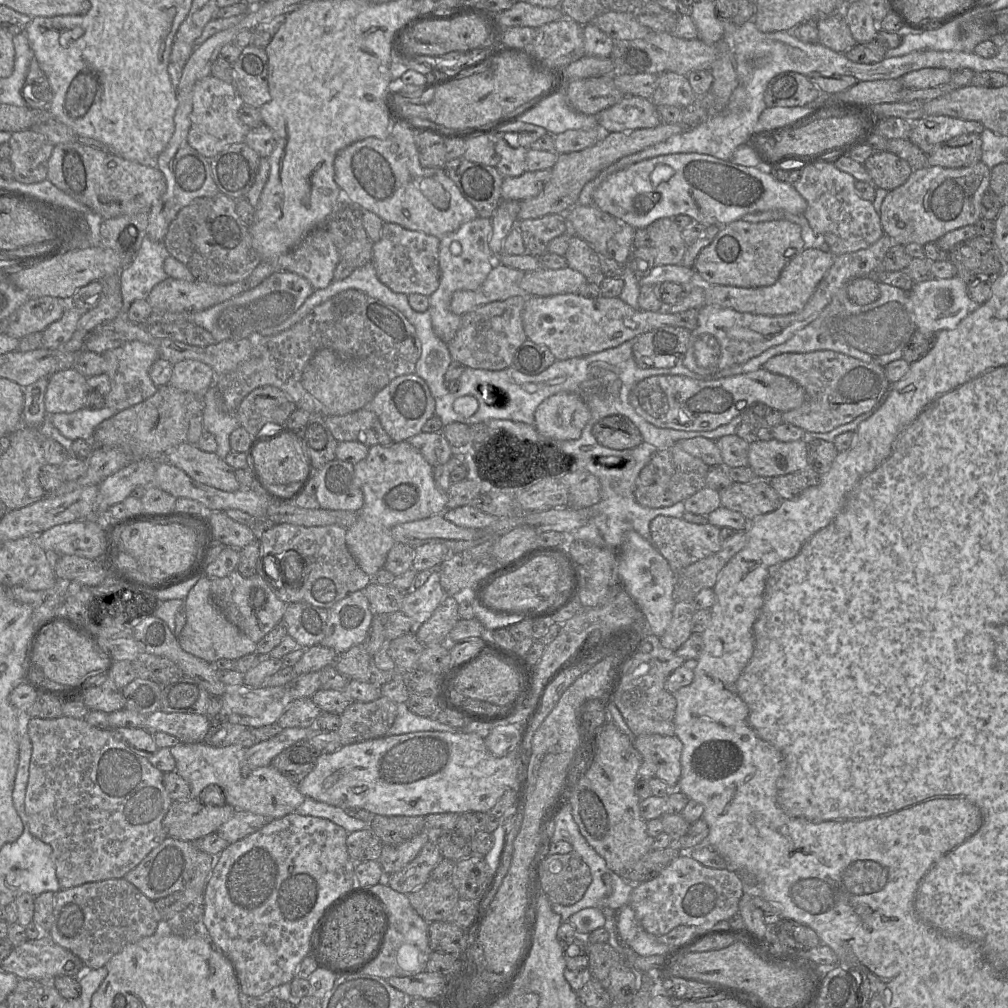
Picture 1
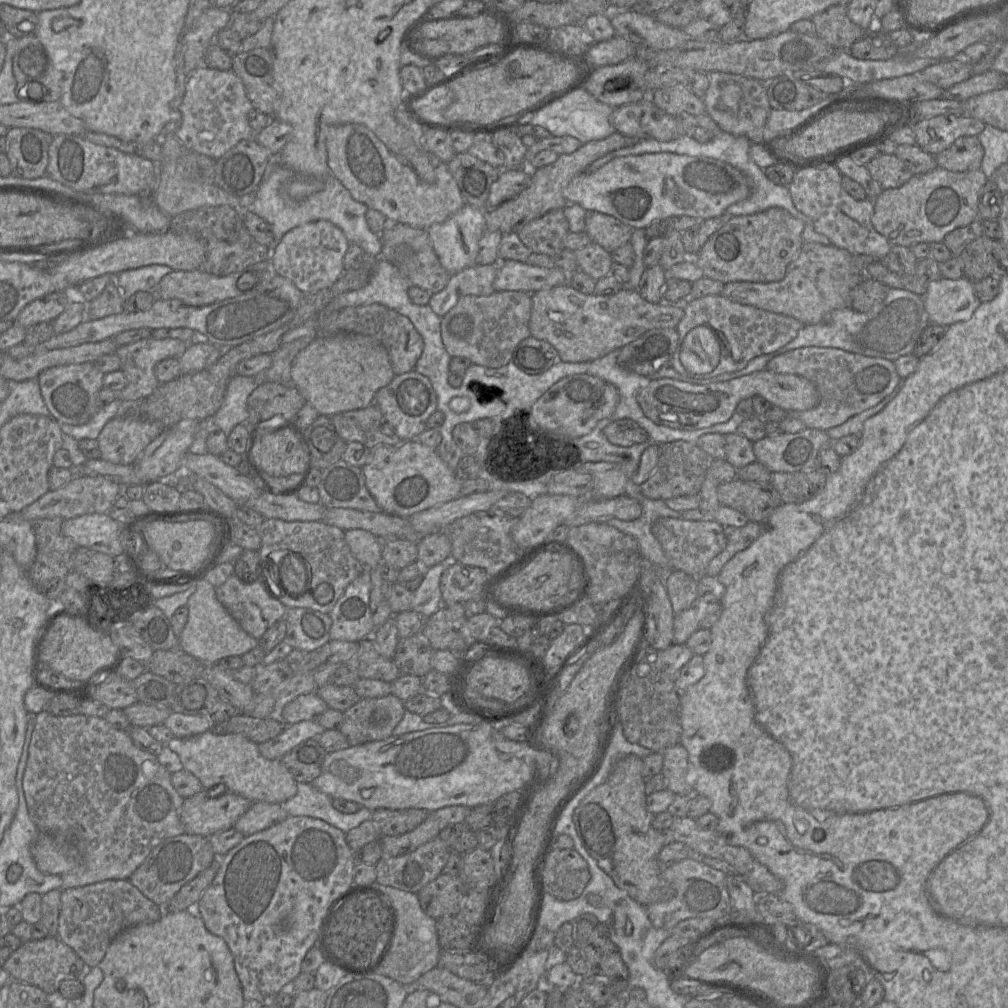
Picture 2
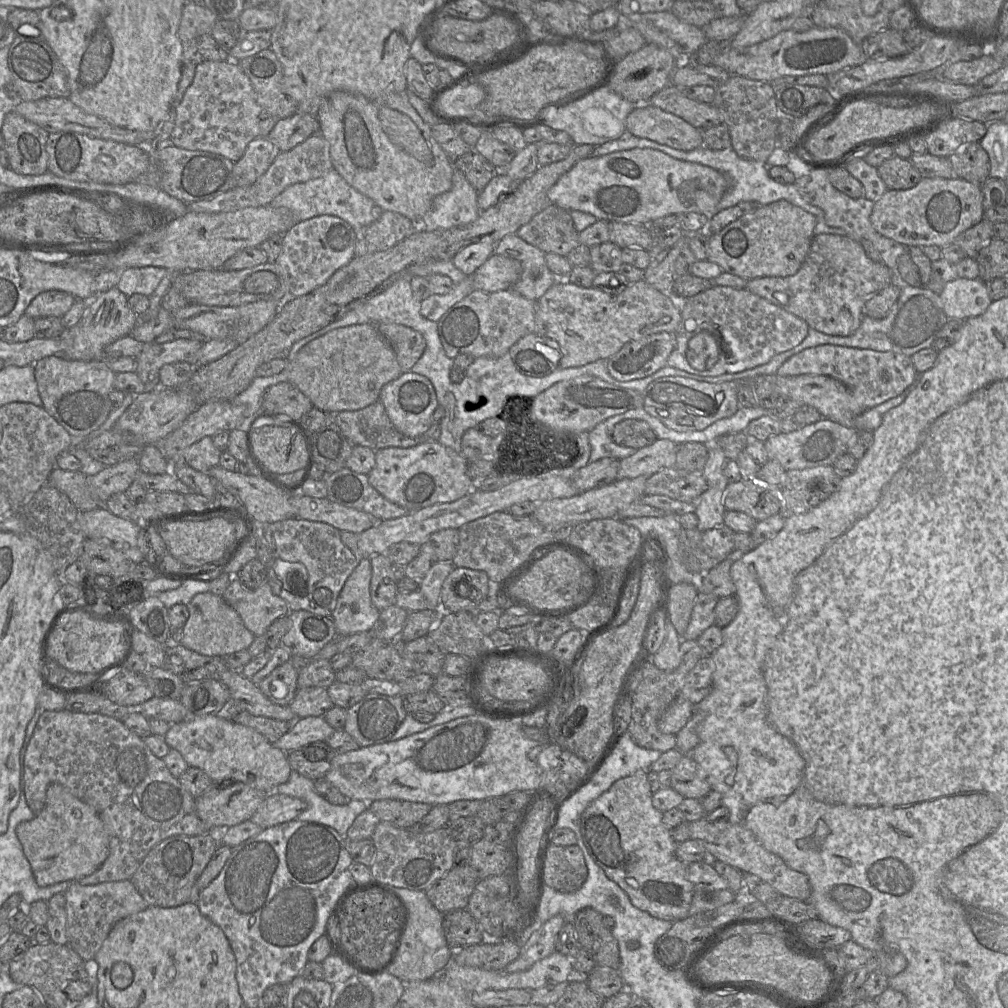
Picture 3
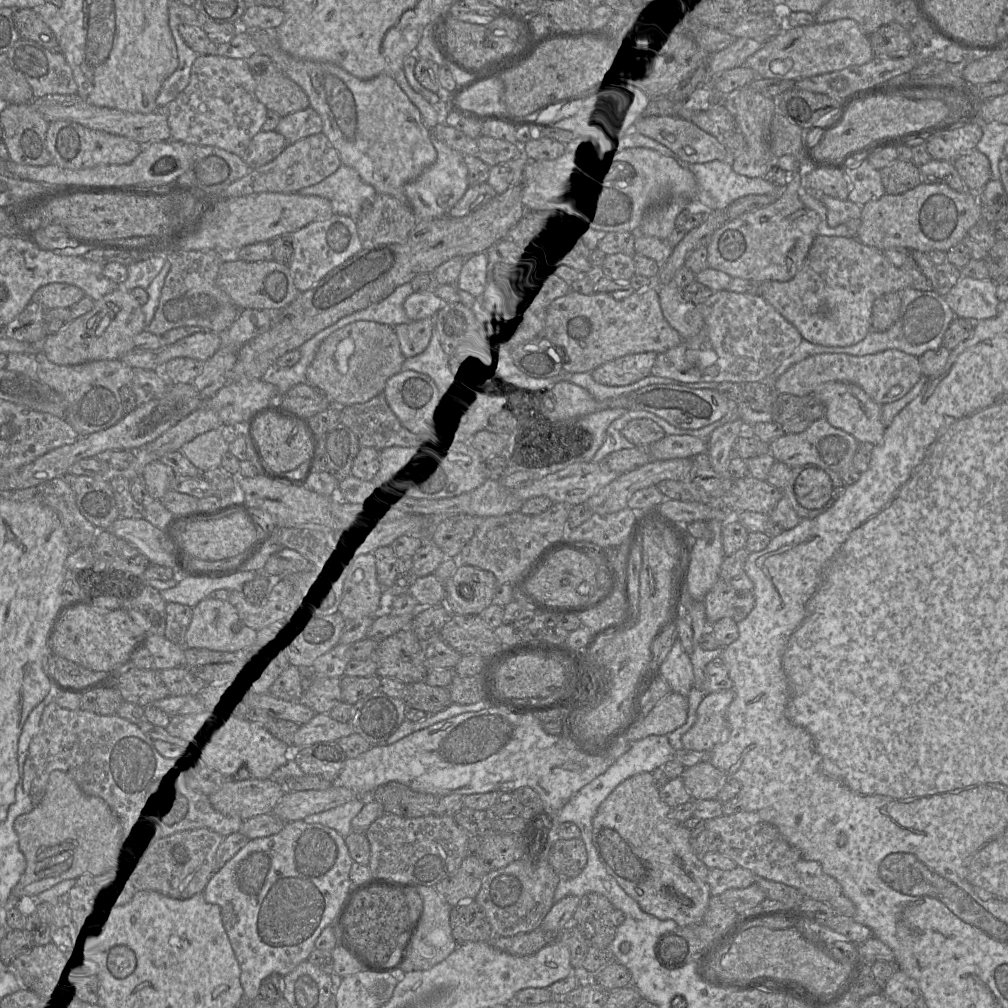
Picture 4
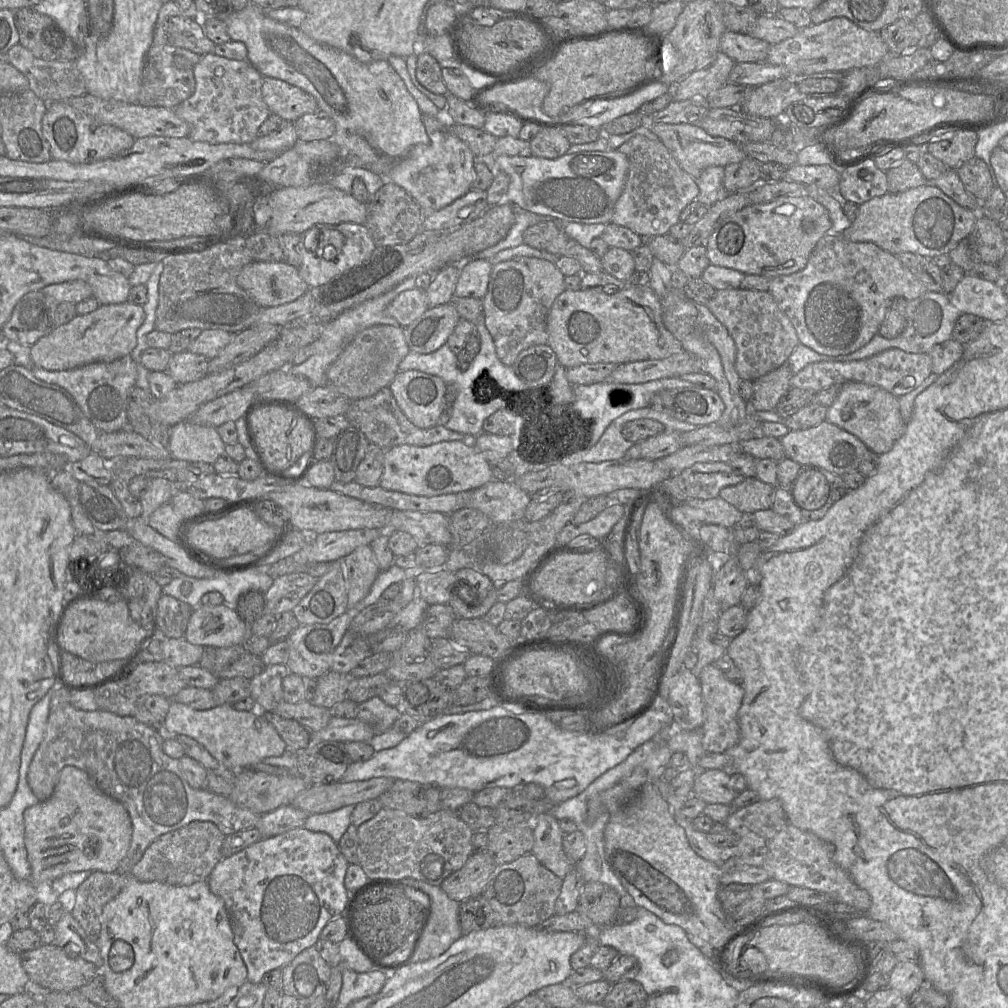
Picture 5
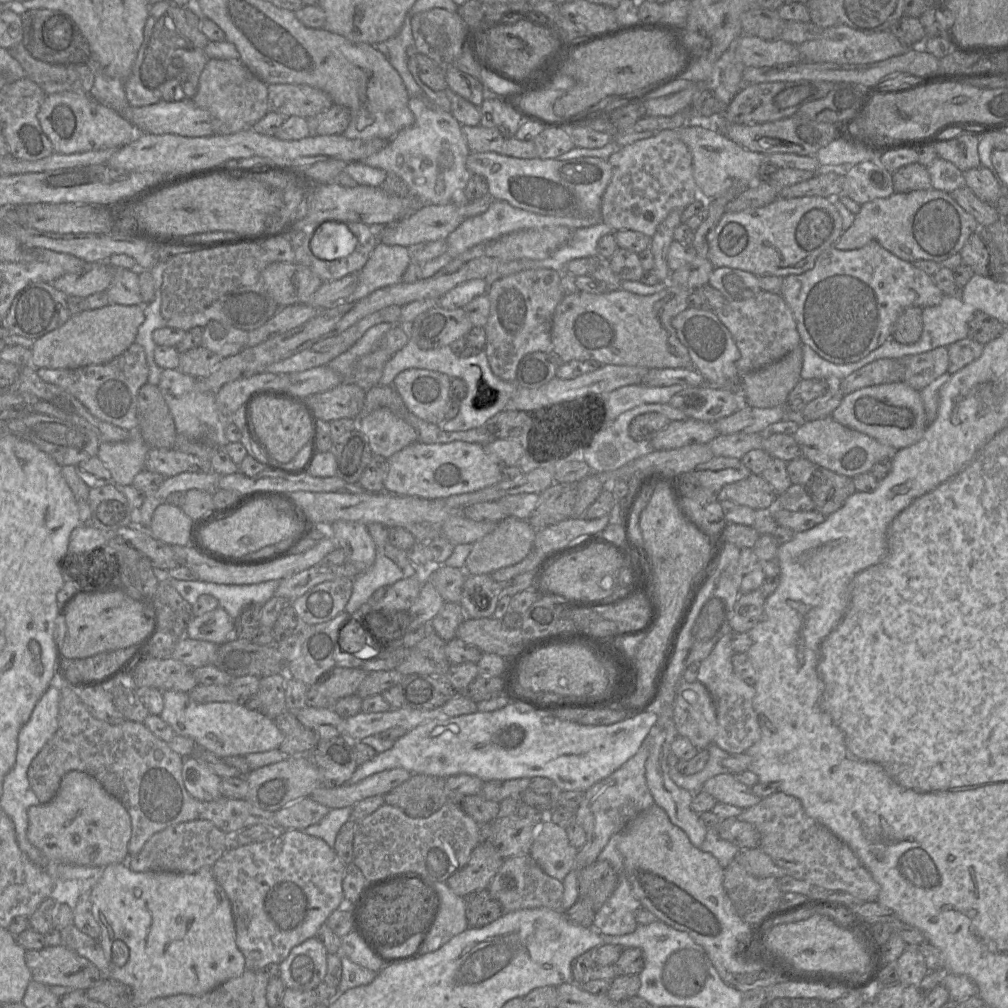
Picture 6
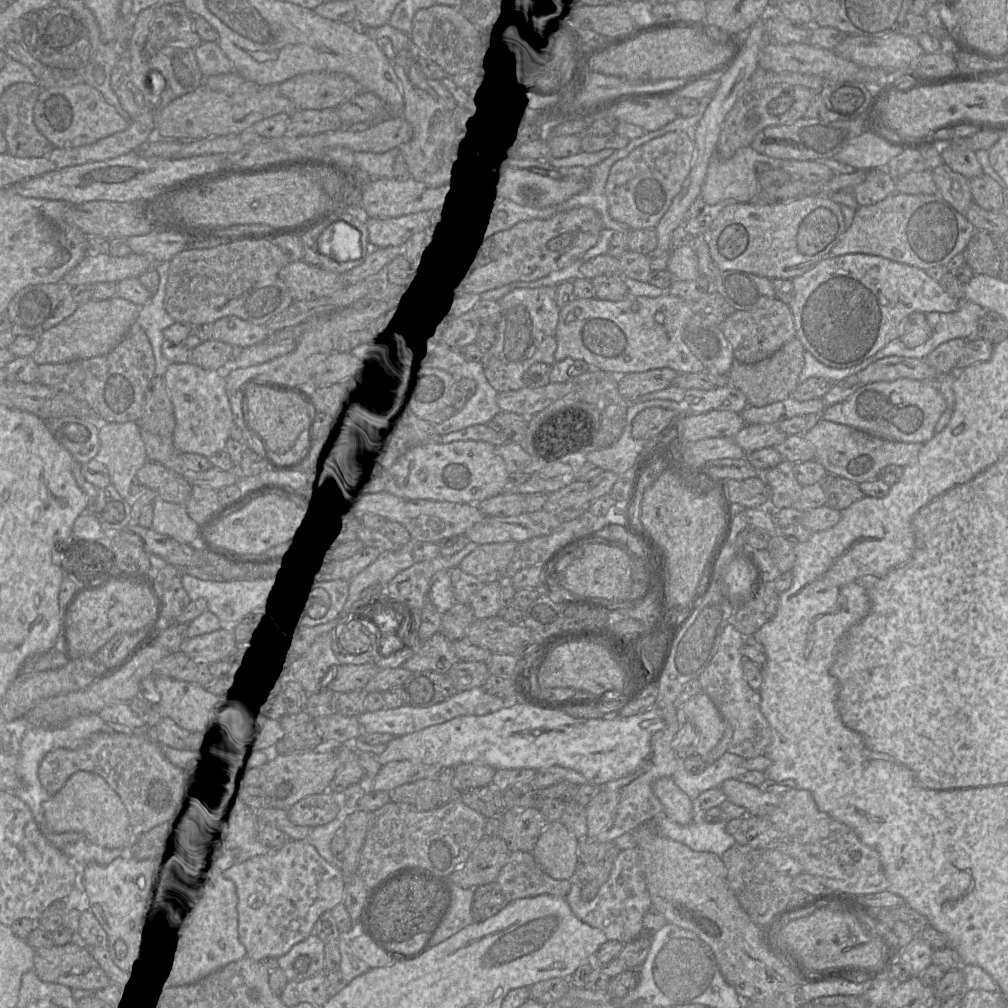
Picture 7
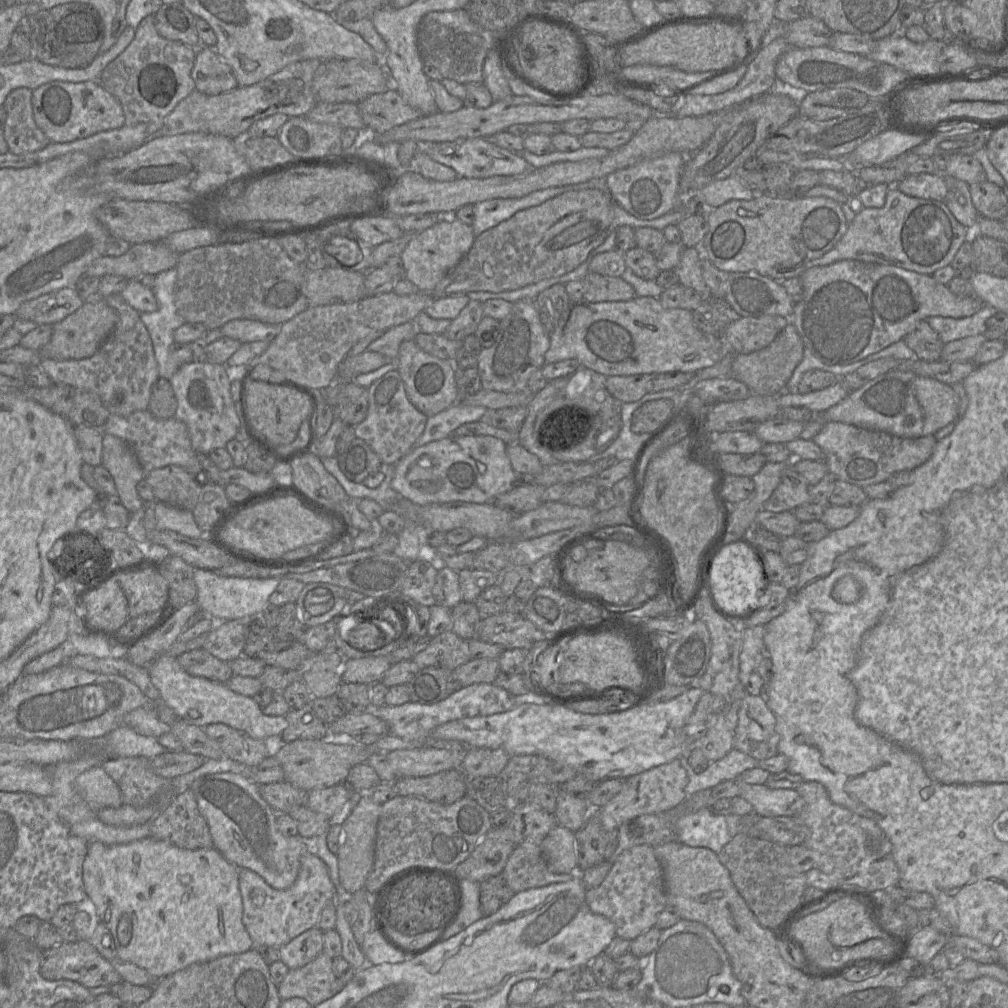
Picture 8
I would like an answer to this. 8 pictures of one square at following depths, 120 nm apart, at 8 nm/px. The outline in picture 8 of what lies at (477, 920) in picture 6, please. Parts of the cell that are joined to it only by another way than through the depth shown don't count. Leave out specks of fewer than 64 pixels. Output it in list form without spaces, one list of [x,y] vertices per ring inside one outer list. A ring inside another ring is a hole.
[[[502,874],[488,877],[480,883],[480,910],[483,916],[490,916],[498,911],[515,894]]]

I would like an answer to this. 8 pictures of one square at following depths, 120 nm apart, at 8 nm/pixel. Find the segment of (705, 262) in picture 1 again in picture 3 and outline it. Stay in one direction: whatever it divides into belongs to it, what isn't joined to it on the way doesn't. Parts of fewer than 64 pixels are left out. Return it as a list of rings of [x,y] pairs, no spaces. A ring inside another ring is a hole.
[[[786,200],[756,206],[754,210],[730,223],[715,235],[709,236],[706,260],[717,264],[722,272],[736,275],[746,281],[763,277],[789,277],[803,264],[810,249],[815,226],[816,218],[813,215]]]

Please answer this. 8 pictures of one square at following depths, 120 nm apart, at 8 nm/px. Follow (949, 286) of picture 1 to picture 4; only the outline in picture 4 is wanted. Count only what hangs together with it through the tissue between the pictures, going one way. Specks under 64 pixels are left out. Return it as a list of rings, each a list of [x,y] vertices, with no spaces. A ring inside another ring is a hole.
[[[962,276],[944,298],[956,317],[973,321],[991,319],[997,315],[1000,306],[996,287],[997,283],[991,279]]]

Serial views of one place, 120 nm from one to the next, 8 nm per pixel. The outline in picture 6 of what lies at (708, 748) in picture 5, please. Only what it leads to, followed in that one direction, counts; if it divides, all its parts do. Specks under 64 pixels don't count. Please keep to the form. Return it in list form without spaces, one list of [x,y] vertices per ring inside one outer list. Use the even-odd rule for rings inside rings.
[[[731,631],[721,637],[710,655],[700,663],[697,677],[708,689],[716,708],[718,732],[714,743],[729,754],[739,754],[745,753],[760,739],[761,730],[753,708],[756,690],[754,686],[748,685],[738,677],[733,670],[732,656],[735,653],[732,648],[733,633],[741,632]]]

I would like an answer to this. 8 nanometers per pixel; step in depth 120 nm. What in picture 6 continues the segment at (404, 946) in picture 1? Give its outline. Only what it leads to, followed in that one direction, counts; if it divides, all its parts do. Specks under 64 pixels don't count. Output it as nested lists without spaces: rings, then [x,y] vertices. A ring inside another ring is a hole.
[[[427,882],[438,894],[439,909],[435,921],[430,925],[420,957],[438,950],[454,936],[469,928],[465,913],[465,898],[455,894],[445,882]]]

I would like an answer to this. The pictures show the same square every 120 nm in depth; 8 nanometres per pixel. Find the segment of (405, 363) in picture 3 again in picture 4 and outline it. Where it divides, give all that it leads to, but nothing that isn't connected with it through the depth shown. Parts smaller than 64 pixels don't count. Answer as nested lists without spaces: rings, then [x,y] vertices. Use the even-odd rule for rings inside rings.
[[[435,316],[396,325],[394,331],[404,356],[410,358],[424,352],[430,343],[434,328]]]

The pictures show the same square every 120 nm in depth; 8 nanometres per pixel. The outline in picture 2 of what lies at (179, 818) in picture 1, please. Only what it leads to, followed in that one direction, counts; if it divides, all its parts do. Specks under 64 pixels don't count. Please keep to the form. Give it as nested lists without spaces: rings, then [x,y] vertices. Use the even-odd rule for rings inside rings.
[[[206,790],[184,799],[180,819],[185,833],[210,837],[228,830],[253,802],[233,792],[210,797]]]

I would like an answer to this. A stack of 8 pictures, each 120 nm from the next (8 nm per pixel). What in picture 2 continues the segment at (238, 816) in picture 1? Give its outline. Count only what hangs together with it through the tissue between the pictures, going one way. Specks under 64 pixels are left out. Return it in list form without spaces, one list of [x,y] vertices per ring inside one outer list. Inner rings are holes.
[[[253,802],[250,808],[234,823],[233,828],[244,836],[267,829],[288,817],[281,804]]]

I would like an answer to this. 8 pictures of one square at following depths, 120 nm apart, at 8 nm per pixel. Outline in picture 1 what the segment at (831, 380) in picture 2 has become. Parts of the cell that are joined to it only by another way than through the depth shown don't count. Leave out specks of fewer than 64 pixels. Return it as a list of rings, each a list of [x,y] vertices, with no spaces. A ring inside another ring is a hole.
[[[830,350],[780,354],[770,358],[762,368],[790,378],[804,389],[805,402],[797,409],[783,412],[782,419],[806,433],[827,433],[853,421],[870,411],[891,385],[884,367]]]

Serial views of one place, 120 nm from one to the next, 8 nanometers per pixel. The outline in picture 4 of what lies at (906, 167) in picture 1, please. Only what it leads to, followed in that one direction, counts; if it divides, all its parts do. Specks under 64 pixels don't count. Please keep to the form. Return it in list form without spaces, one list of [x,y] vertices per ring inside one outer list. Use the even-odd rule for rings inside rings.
[[[896,159],[879,172],[887,194],[902,194],[922,183],[919,167],[913,161]]]

